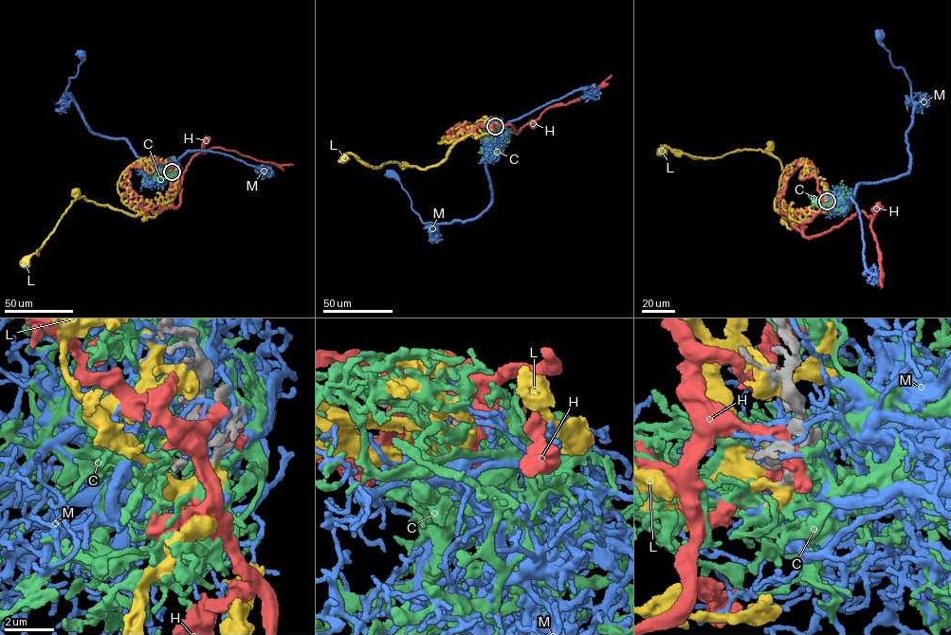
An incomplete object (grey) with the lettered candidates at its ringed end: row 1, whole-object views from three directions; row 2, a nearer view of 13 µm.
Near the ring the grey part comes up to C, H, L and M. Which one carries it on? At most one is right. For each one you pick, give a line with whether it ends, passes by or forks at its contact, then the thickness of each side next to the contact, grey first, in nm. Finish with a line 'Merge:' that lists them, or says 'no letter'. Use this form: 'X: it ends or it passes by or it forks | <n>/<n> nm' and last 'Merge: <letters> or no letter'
C: it forks | 180/440 nm
Merge: C

